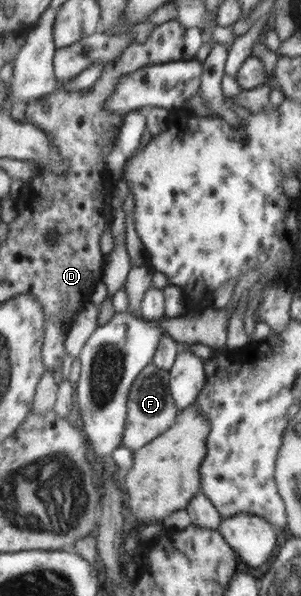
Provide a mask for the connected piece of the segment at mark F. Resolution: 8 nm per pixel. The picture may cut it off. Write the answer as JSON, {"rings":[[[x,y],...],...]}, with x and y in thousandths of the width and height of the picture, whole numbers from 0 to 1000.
{"rings":[[[505,609],[488,617],[472,617],[425,654],[419,671],[419,701],[412,701],[412,721],[405,721],[402,750],[439,758],[478,750],[498,740],[551,723],[585,696],[591,696],[588,674],[565,659],[565,619],[525,619]]]}

